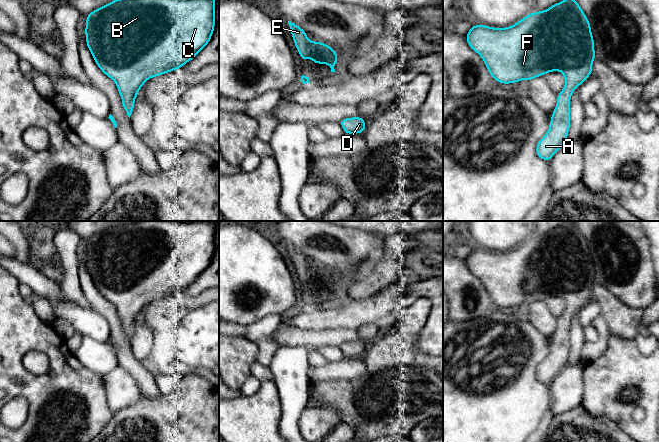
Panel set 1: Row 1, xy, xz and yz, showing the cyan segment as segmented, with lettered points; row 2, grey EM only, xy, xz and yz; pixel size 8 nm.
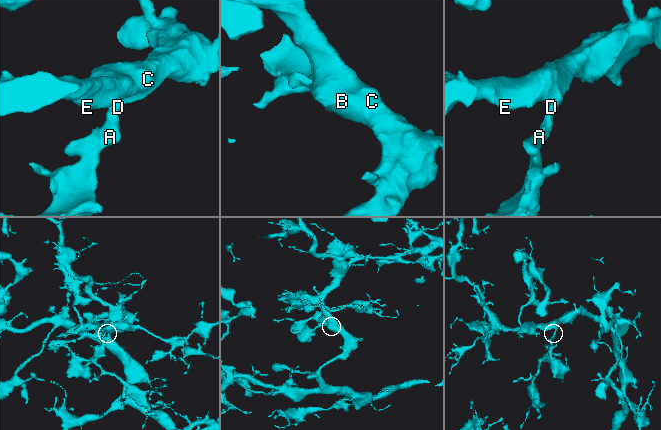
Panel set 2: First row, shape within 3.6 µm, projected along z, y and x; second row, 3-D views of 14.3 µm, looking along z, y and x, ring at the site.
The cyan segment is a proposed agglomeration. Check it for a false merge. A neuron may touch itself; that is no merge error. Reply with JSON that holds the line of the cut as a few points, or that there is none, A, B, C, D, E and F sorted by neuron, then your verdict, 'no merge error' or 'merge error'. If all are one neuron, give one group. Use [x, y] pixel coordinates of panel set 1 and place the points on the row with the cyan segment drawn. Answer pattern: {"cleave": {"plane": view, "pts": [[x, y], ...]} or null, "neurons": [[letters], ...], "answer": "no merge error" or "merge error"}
{"cleave": null, "neurons": [["A", "B", "C", "D", "E", "F"]], "answer": "no merge error"}

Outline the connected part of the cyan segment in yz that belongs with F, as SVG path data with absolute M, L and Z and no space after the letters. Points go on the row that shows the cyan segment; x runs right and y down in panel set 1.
M564 0L550 6L547 10L529 13L516 24L505 28L493 28L486 25L474 25L465 35L469 47L483 59L490 75L498 83L510 84L521 80L529 80L550 73L561 71L566 84L557 95L557 105L552 112L547 133L536 145L536 153L540 159L550 162L552 156L567 140L570 129L570 98L576 87L579 87L592 73L595 60L594 38L591 25L585 13L576 0Z

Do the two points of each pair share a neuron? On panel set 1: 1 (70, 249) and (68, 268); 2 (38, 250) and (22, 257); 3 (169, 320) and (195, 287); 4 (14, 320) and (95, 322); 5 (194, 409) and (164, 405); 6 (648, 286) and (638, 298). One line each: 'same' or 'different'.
1: same
2: different
3: different
4: different
5: same
6: same

